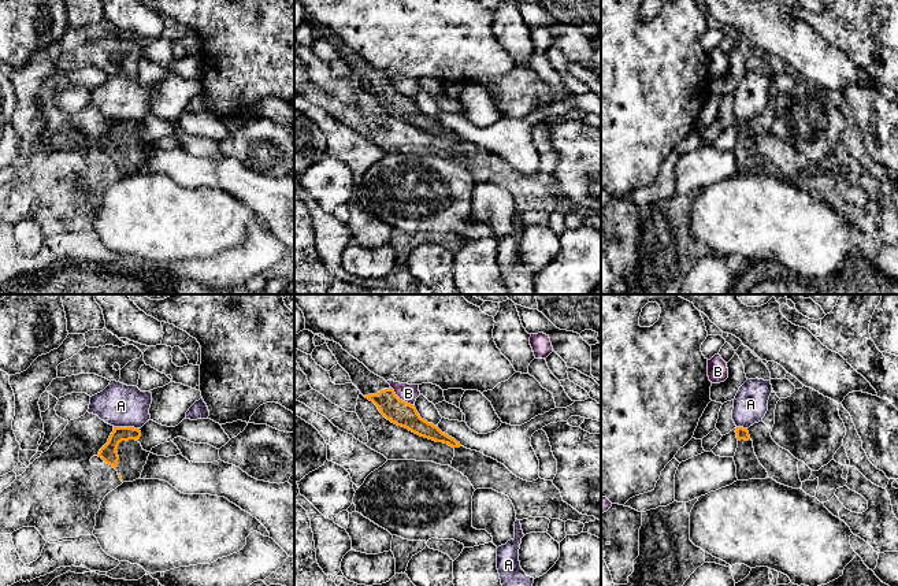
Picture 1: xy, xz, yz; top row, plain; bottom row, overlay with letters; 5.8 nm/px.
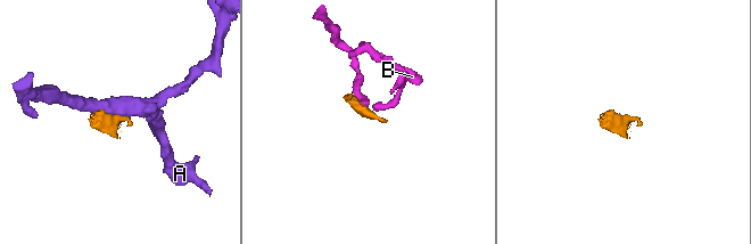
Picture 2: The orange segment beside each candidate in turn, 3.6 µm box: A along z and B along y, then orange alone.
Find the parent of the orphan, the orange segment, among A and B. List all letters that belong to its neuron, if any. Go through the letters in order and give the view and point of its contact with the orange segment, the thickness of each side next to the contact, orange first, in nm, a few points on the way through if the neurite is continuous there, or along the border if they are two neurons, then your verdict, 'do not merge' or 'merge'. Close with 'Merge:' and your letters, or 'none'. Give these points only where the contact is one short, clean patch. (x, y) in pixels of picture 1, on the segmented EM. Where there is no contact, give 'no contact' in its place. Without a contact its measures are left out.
A: contact xy (126, 427); calibres 100 and 260 nm; do not merge
B: contact xz (401, 400); calibres 140 and 110 nm; border xz (392, 388), (400, 399), (414, 405); do not merge
Merge: none

